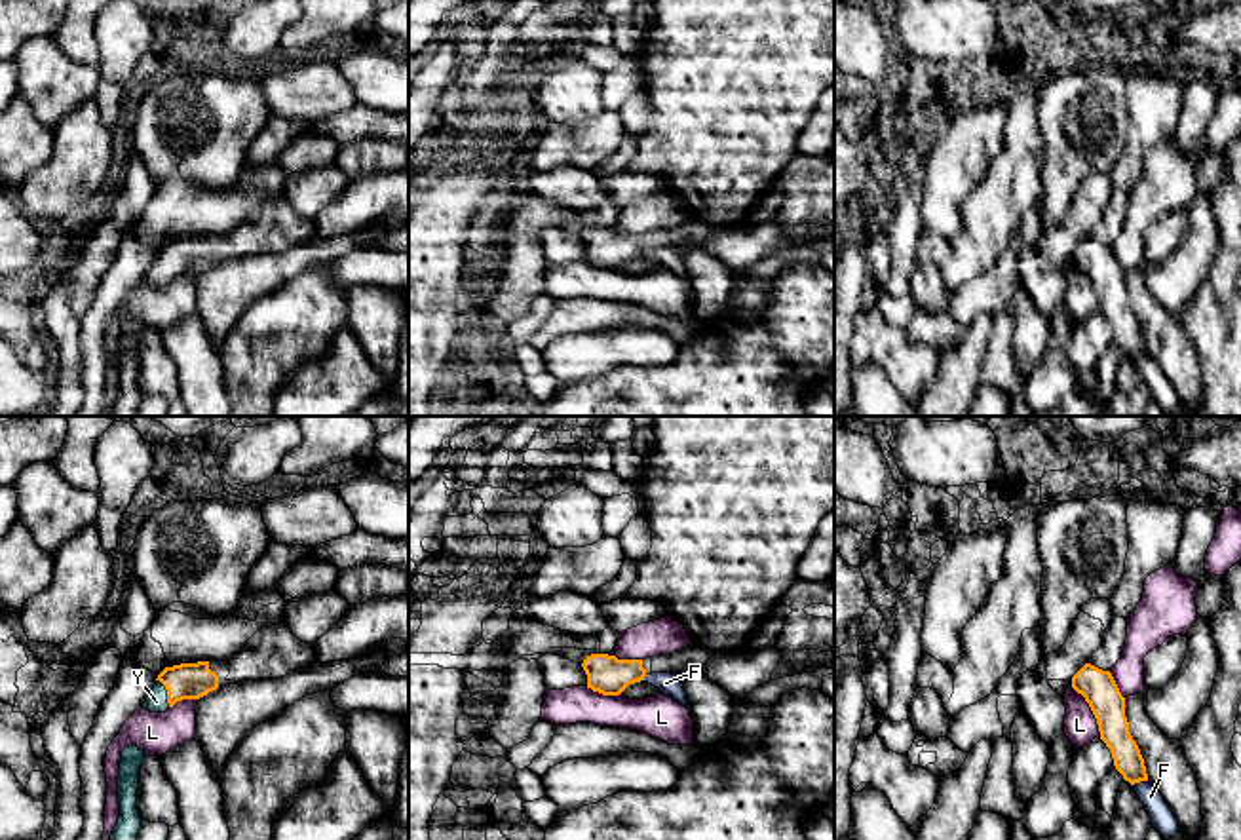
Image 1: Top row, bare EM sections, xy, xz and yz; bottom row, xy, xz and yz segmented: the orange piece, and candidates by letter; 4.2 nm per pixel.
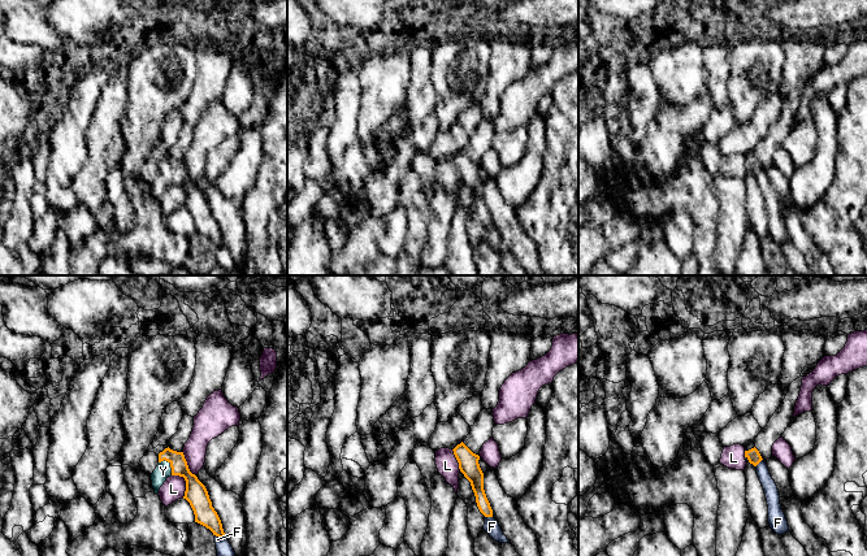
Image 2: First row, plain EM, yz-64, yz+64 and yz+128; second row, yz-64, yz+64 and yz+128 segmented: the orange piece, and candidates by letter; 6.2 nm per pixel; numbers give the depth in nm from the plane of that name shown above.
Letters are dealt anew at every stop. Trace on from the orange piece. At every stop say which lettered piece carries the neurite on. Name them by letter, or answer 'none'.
Y

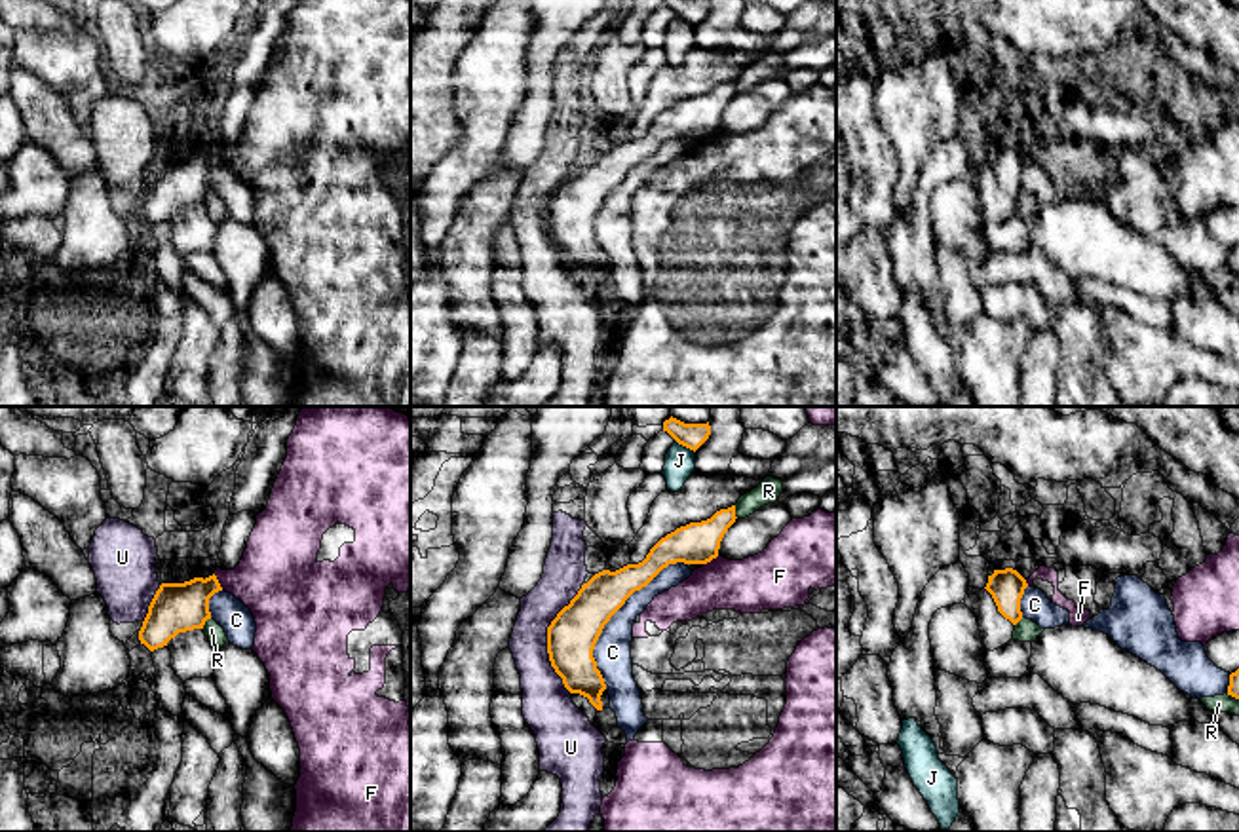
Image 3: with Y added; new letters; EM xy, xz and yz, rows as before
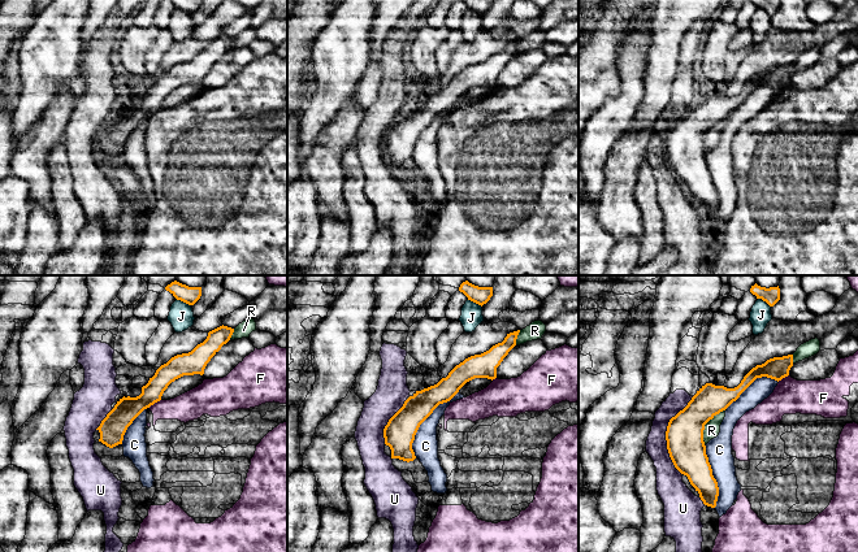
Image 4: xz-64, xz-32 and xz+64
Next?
none

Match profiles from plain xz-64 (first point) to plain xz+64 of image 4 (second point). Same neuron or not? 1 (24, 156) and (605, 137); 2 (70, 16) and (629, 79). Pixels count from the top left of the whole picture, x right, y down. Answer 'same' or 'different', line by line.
1: different
2: same

